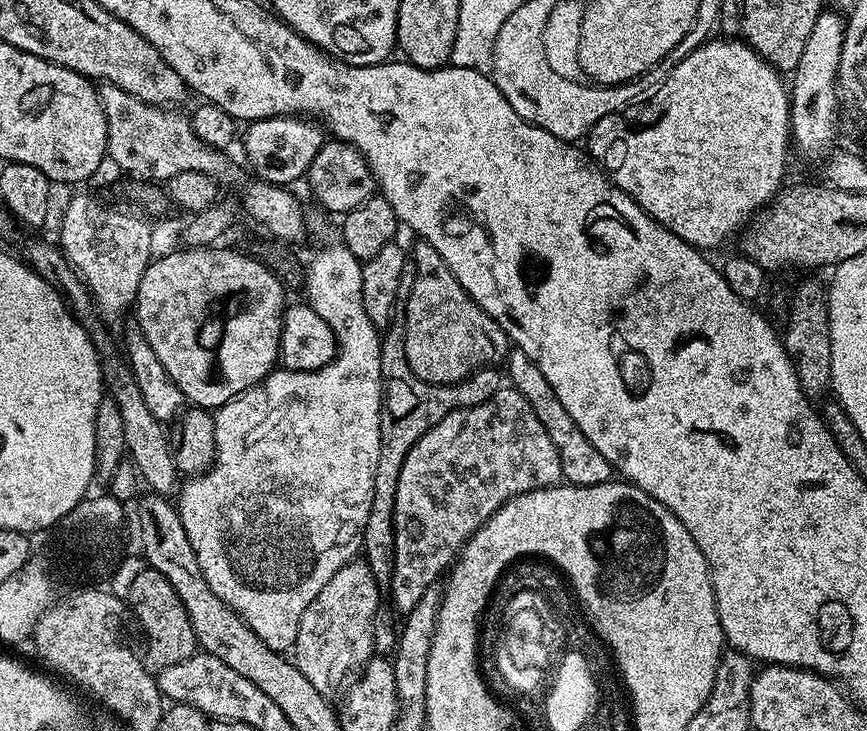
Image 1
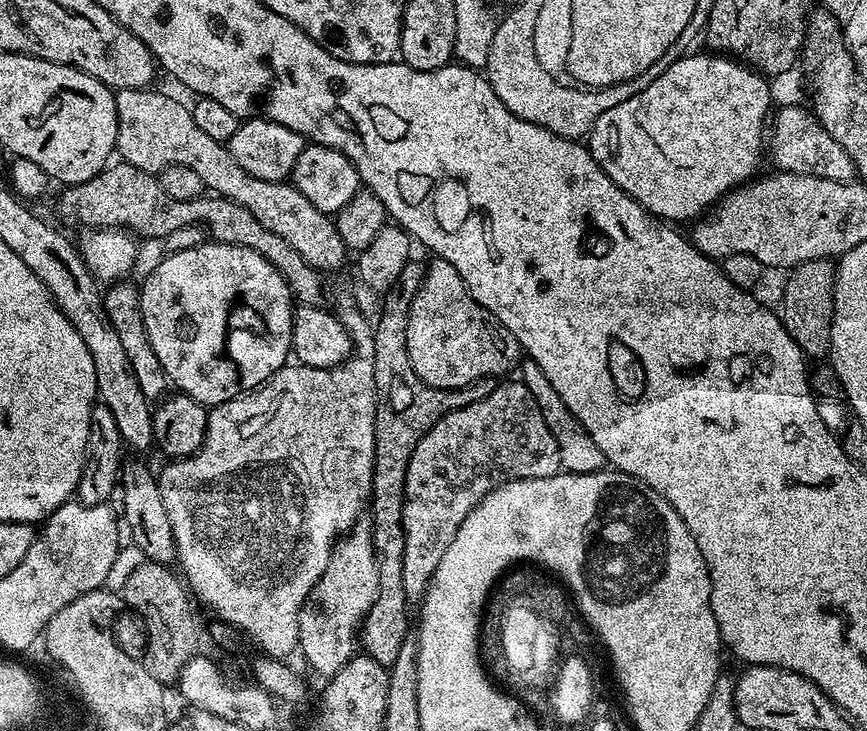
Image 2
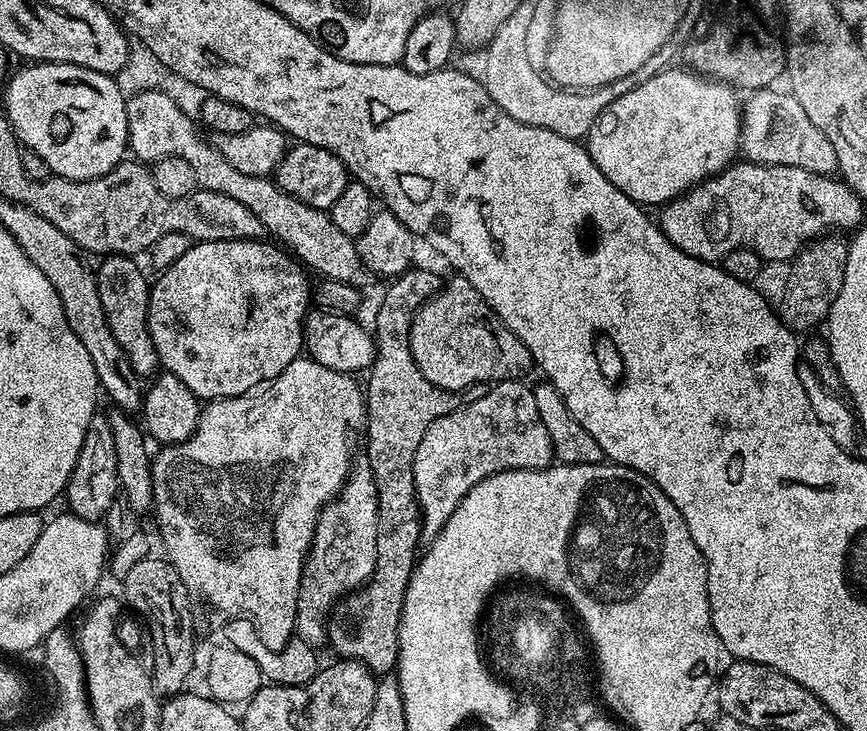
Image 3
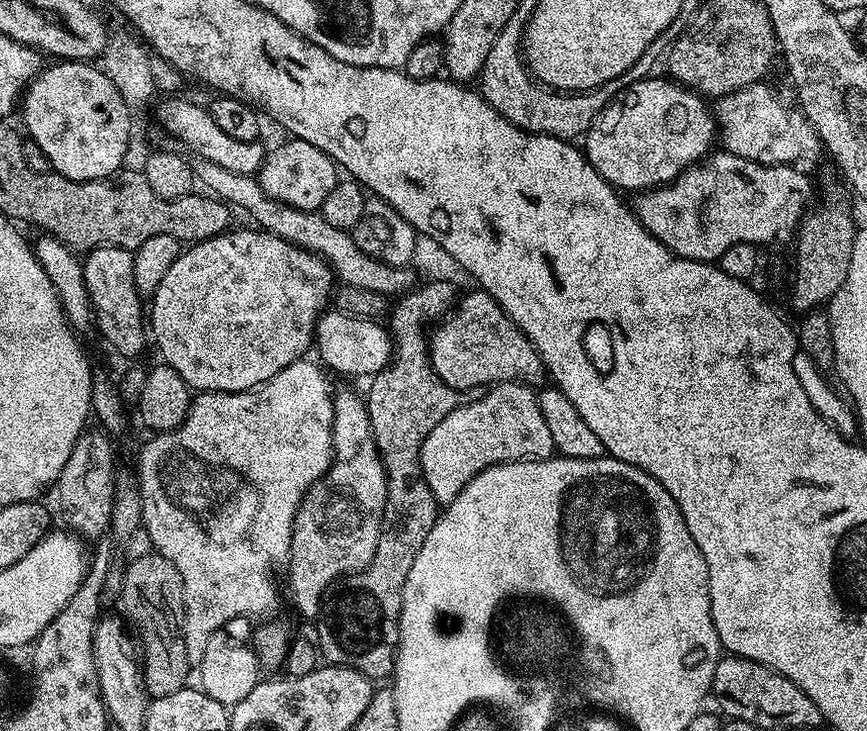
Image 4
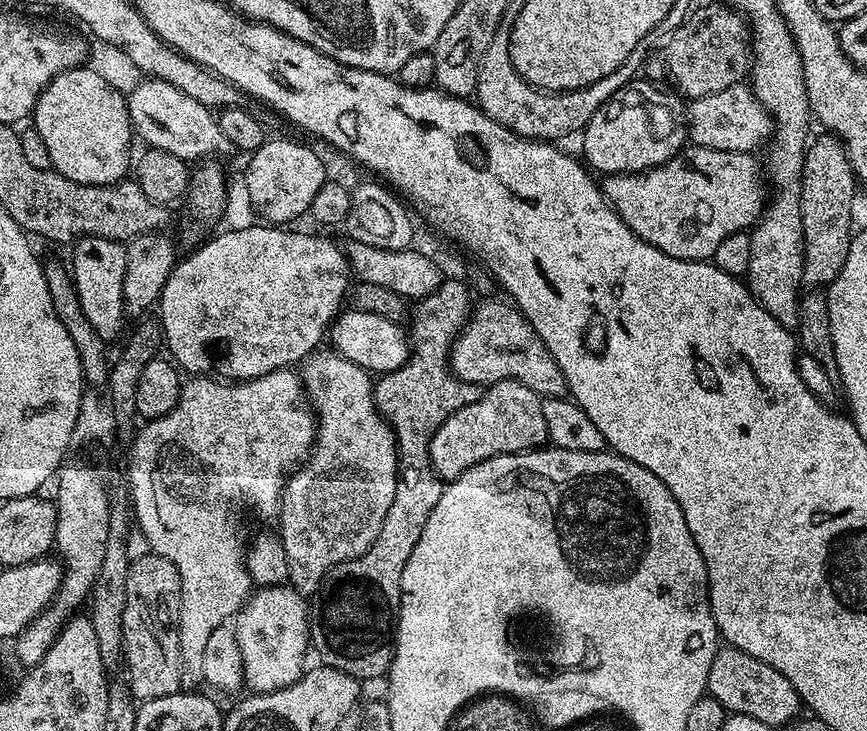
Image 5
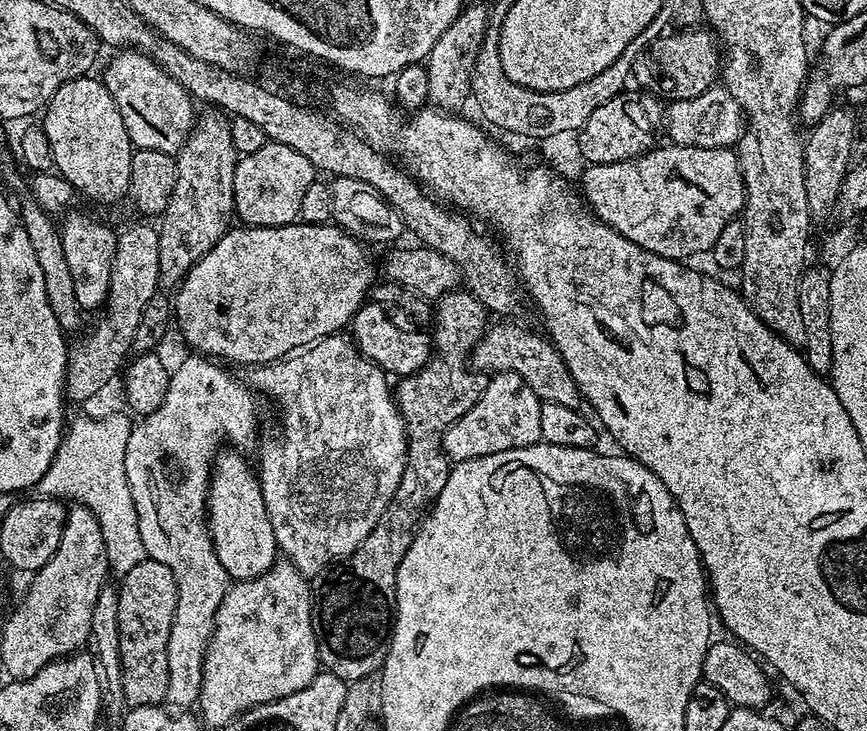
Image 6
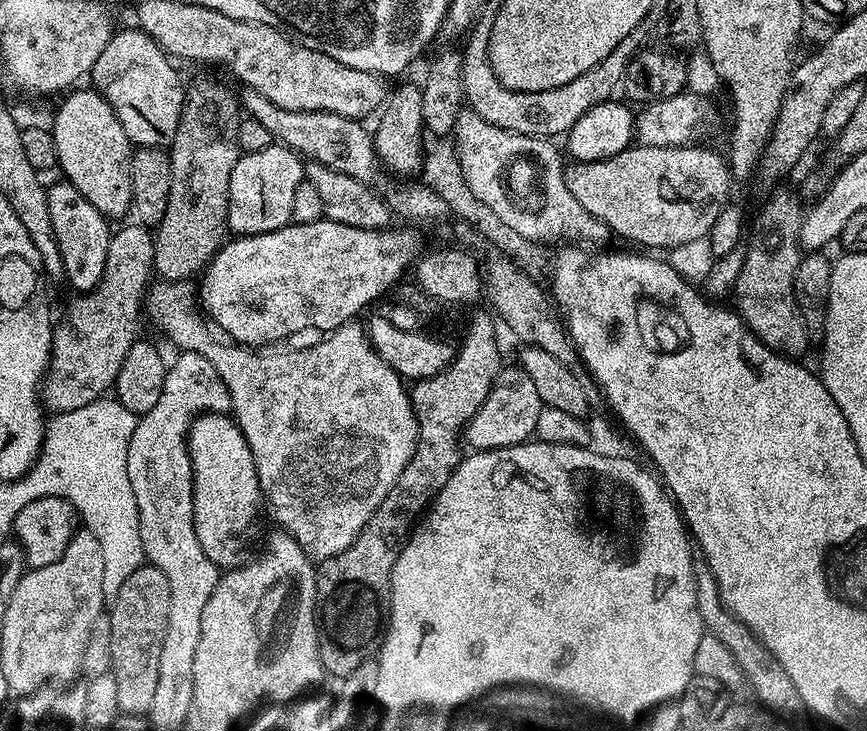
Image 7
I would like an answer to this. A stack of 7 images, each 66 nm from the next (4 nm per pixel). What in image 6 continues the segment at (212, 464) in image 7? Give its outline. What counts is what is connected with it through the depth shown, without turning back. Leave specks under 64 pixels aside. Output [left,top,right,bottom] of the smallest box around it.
[208,450,278,581]

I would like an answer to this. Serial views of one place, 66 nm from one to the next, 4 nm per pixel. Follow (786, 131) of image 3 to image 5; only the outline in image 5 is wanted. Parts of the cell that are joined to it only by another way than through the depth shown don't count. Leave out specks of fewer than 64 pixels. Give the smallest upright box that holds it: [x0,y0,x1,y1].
[686,83,774,152]

